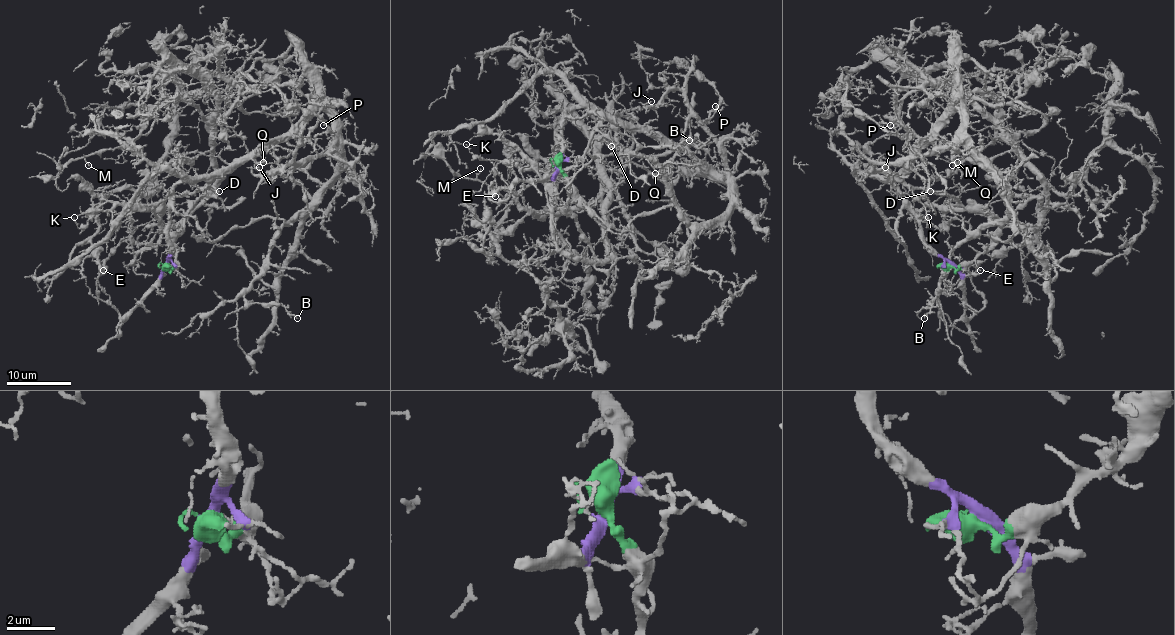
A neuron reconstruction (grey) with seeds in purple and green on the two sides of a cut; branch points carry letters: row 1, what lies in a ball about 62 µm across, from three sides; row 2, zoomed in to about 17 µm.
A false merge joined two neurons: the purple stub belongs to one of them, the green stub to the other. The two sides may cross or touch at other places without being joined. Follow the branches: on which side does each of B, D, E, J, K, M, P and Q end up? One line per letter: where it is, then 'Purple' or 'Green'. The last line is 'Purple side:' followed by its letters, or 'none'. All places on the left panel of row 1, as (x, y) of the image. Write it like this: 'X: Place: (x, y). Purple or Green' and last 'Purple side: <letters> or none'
B: Place: (297, 318). Purple
D: Place: (219, 191). Purple
E: Place: (103, 270). Purple
J: Place: (259, 167). Purple
K: Place: (74, 217). Purple
M: Place: (88, 165). Green
P: Place: (323, 125). Purple
Q: Place: (263, 162). Purple
Purple side: B, D, E, J, K, P, Q

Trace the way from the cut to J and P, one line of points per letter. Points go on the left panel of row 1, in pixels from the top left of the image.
J: (163, 264), (169, 194), (184, 181), (287, 141), (318, 110), (331, 118), (324, 154), (253, 175), (260, 167)
P: (163, 264), (169, 194), (184, 181), (287, 141), (318, 110), (331, 118), (324, 154), (310, 131), (323, 125)

